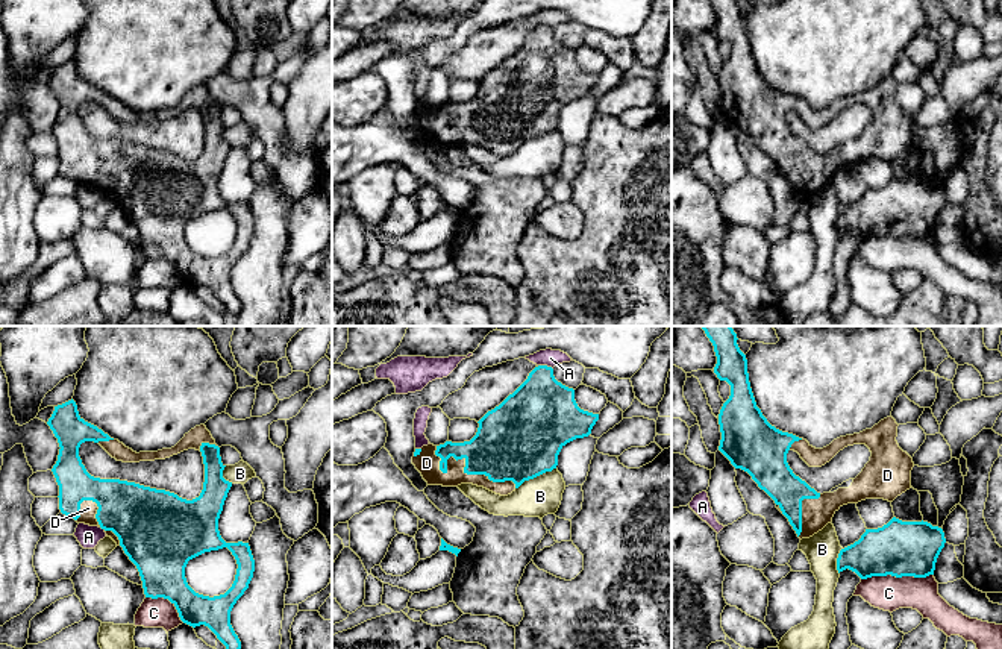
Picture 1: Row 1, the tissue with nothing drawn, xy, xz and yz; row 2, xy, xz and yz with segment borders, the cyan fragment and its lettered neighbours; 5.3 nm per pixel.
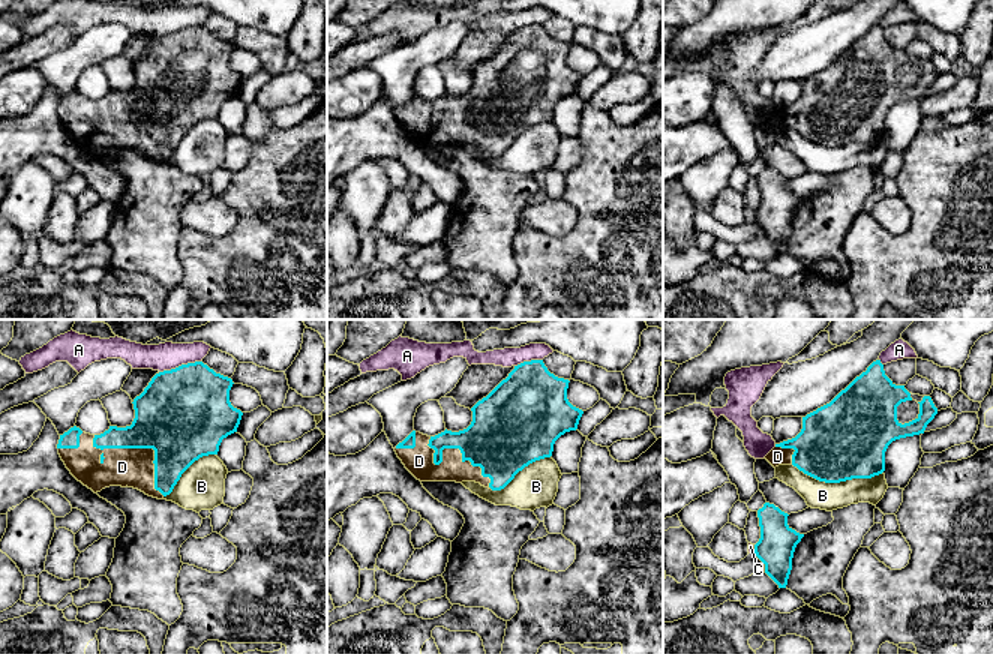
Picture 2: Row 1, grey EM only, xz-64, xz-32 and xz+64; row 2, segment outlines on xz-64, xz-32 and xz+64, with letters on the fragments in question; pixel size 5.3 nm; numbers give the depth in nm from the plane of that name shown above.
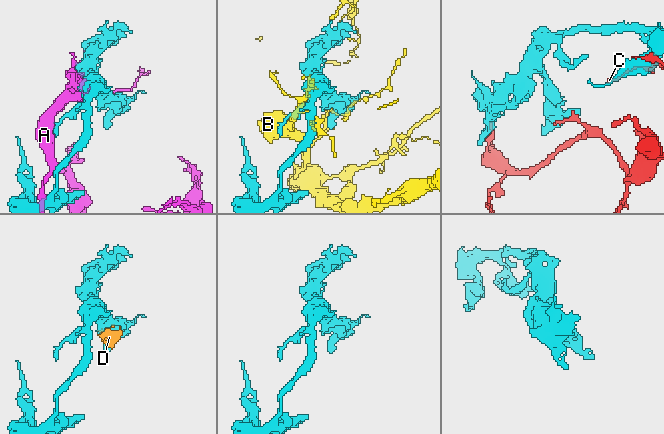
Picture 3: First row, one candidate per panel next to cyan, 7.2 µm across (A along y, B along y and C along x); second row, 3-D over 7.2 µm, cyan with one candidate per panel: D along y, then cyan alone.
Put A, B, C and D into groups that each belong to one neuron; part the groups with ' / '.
A / B / C / D

